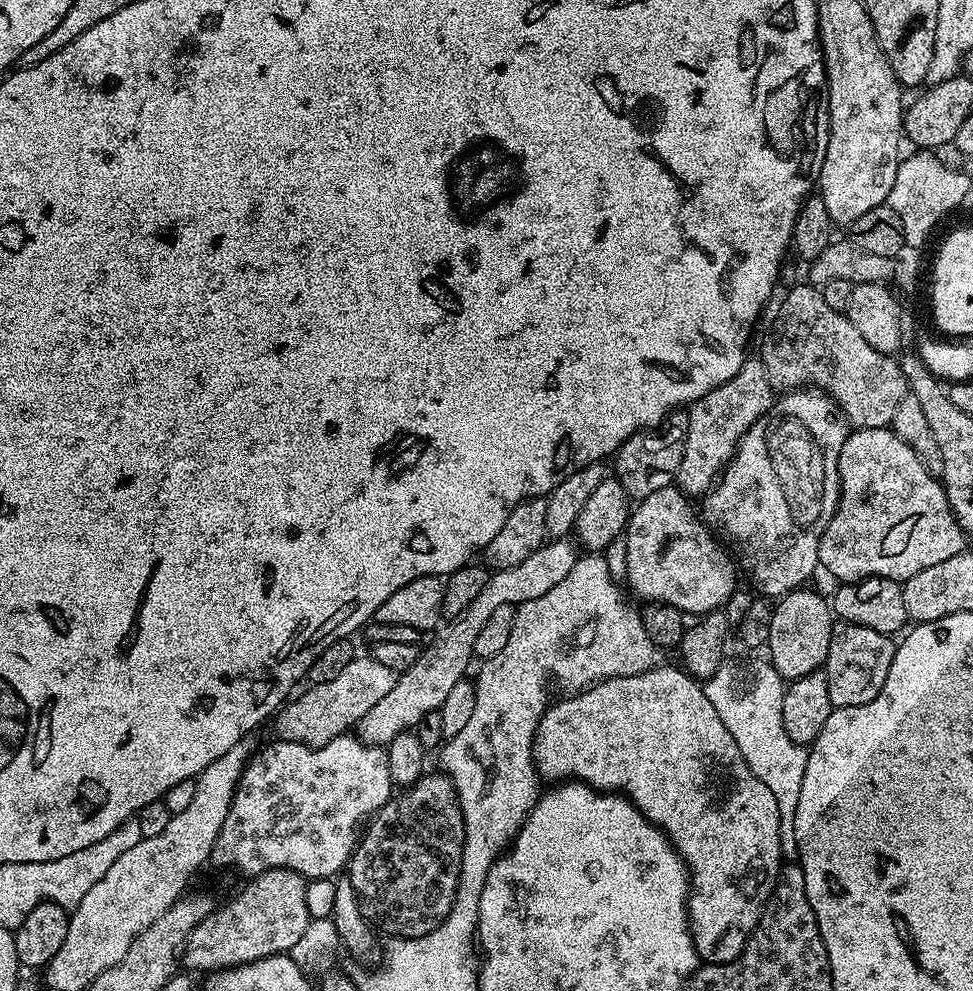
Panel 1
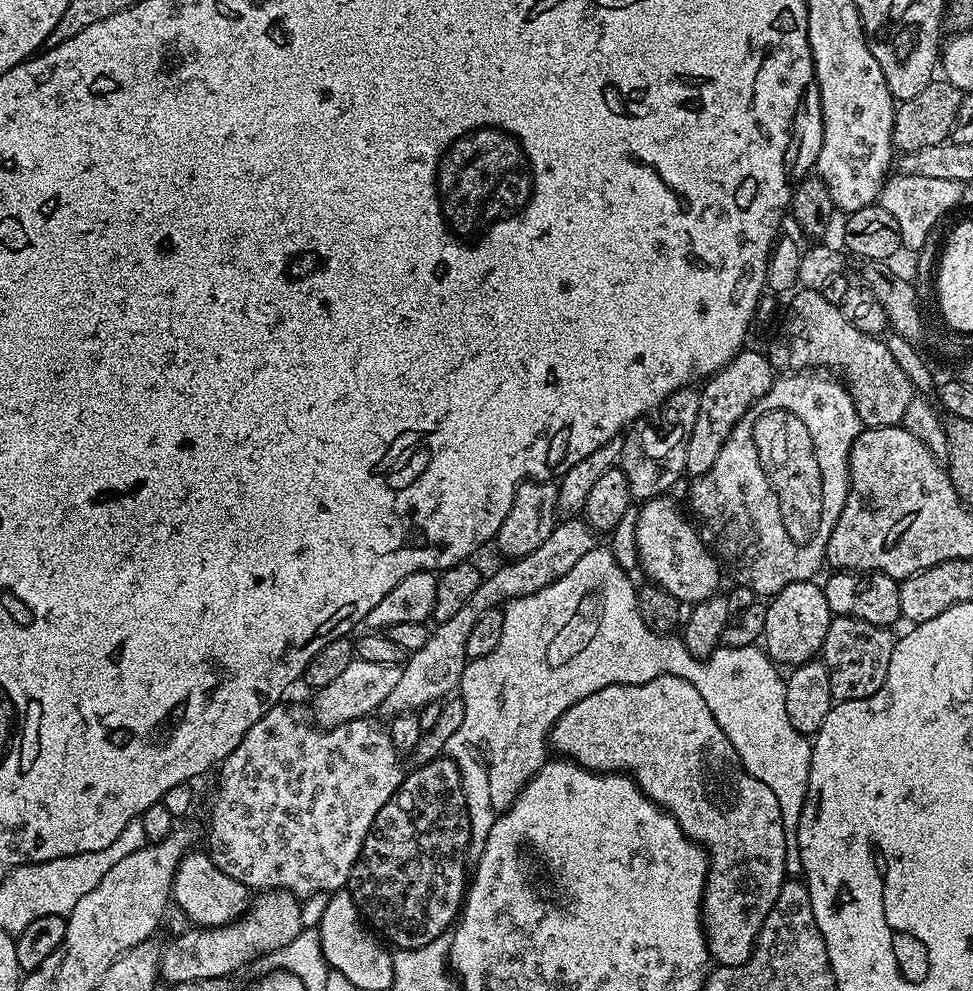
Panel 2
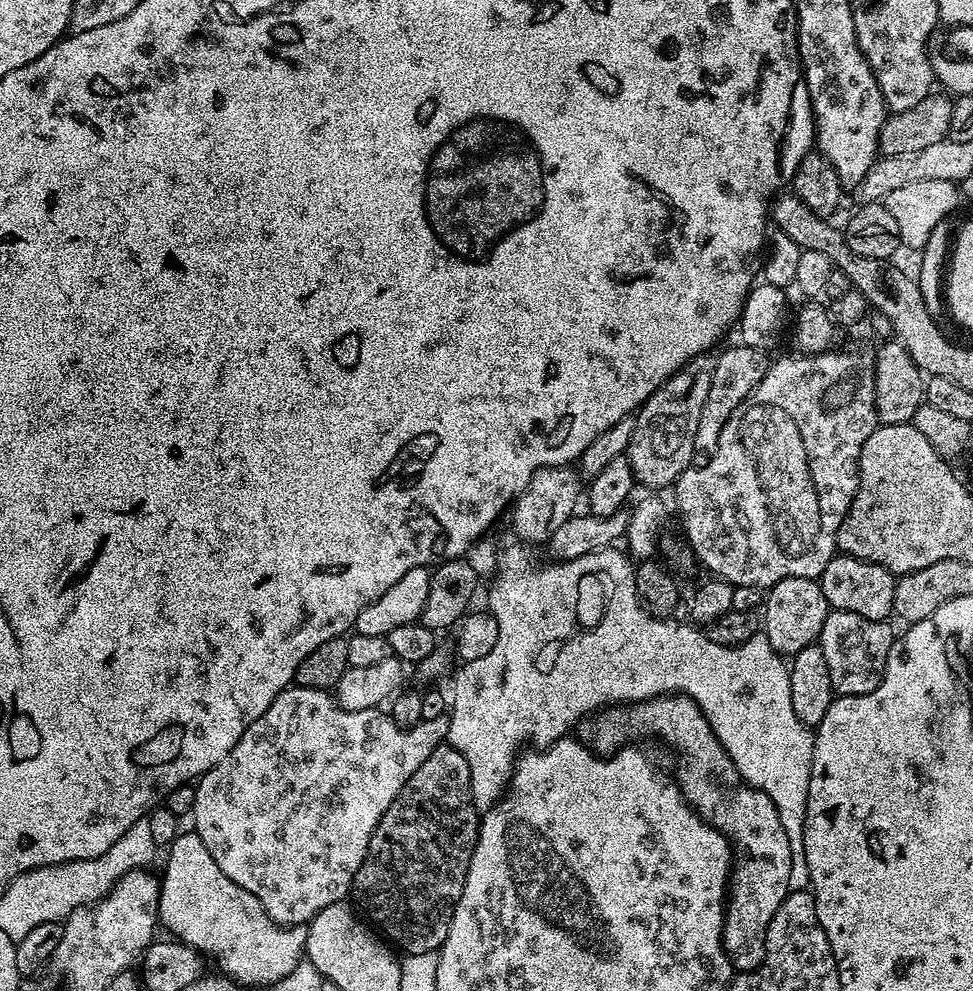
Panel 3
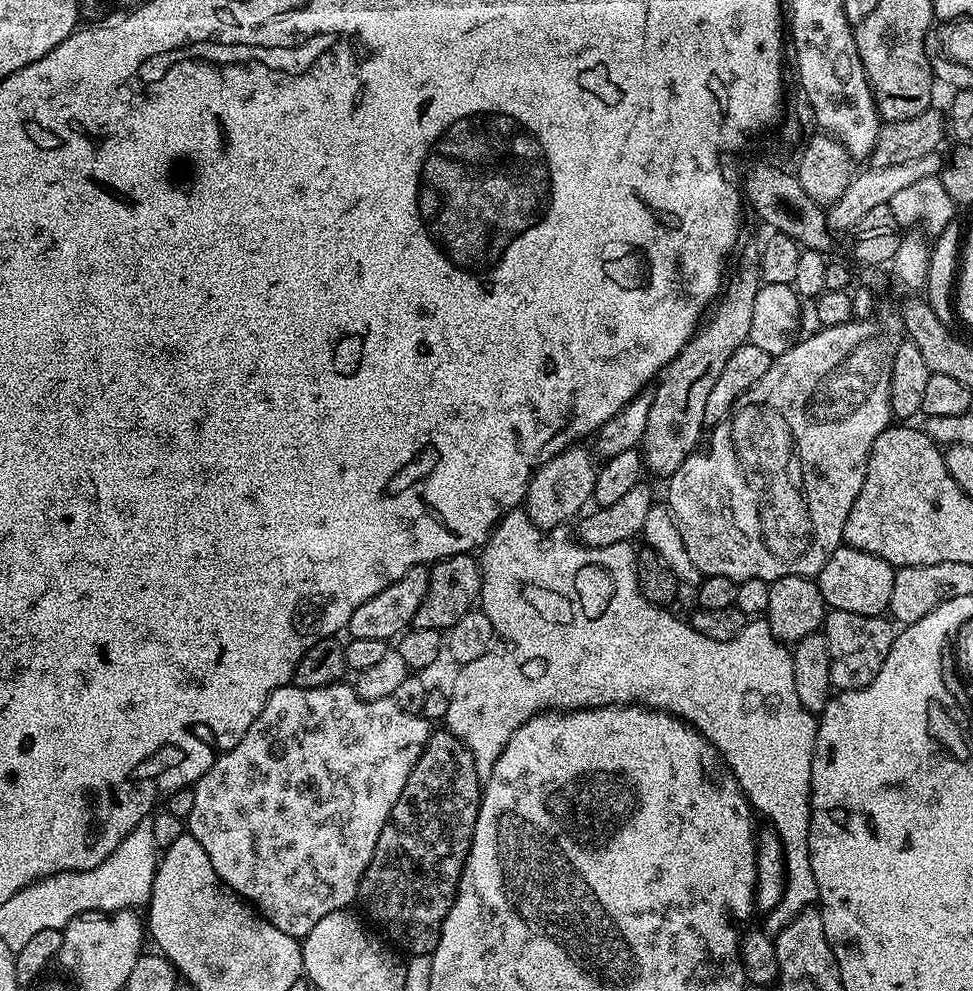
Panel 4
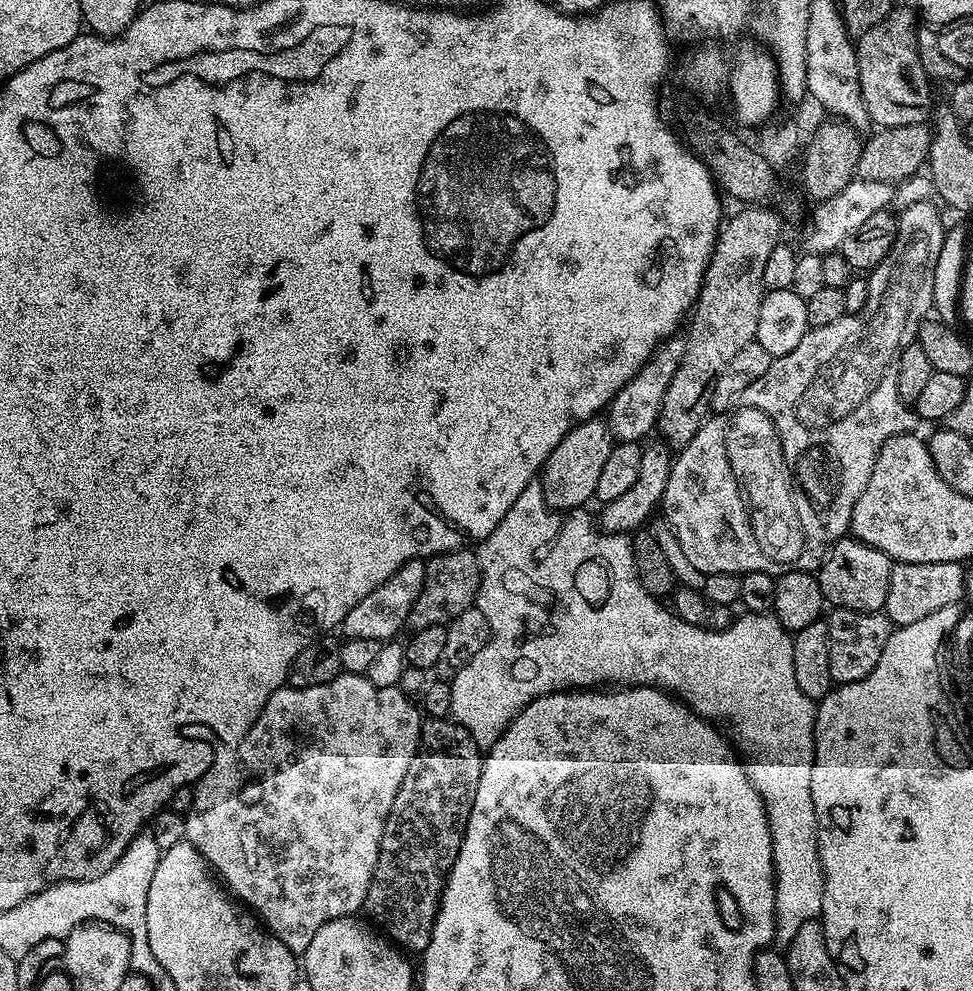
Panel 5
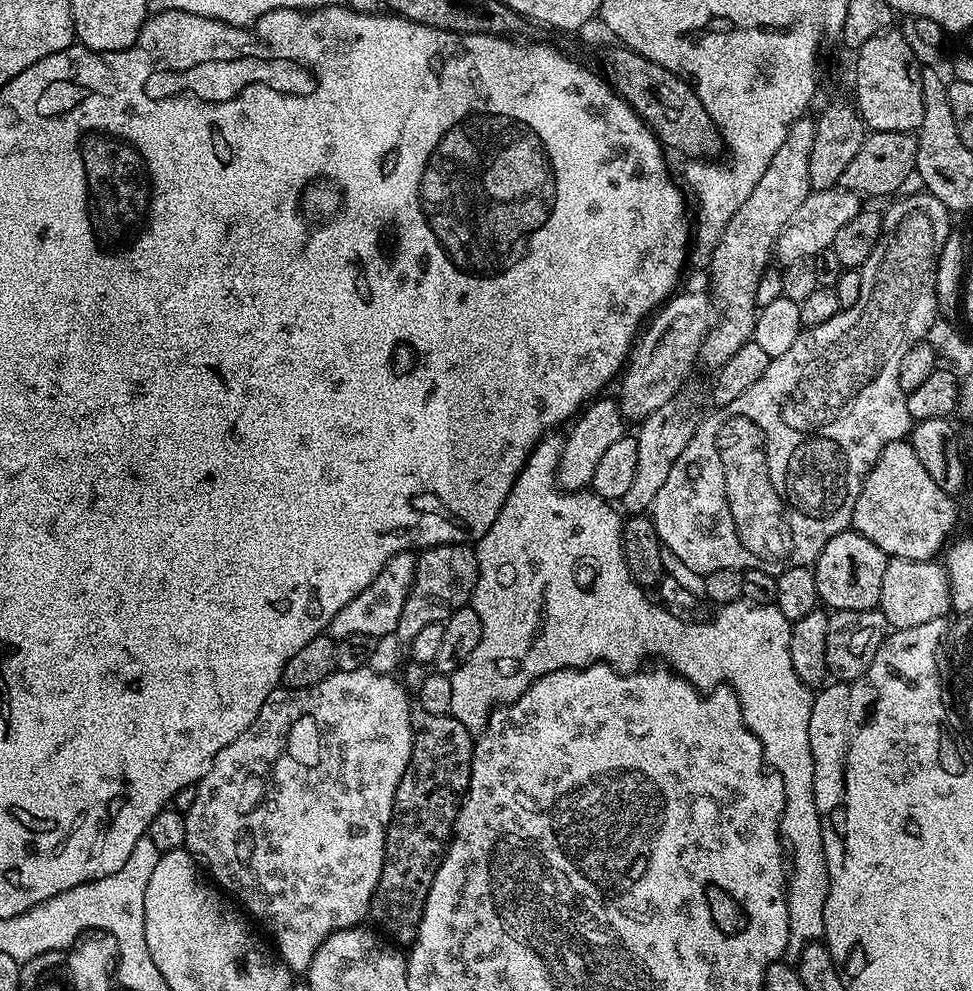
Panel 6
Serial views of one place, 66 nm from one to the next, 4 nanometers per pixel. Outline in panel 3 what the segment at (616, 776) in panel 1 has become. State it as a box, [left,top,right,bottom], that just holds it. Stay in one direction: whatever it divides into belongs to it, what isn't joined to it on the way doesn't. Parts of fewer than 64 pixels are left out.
[587,694,792,972]

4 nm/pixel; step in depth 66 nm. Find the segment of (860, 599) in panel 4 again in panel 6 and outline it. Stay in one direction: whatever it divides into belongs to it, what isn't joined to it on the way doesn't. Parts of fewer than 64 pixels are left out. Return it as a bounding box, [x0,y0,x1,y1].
[814,530,889,612]

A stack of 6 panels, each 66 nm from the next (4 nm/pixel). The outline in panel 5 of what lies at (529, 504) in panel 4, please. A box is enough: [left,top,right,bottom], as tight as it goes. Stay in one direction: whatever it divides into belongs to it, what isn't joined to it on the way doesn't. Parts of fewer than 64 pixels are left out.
[538,419,614,510]

